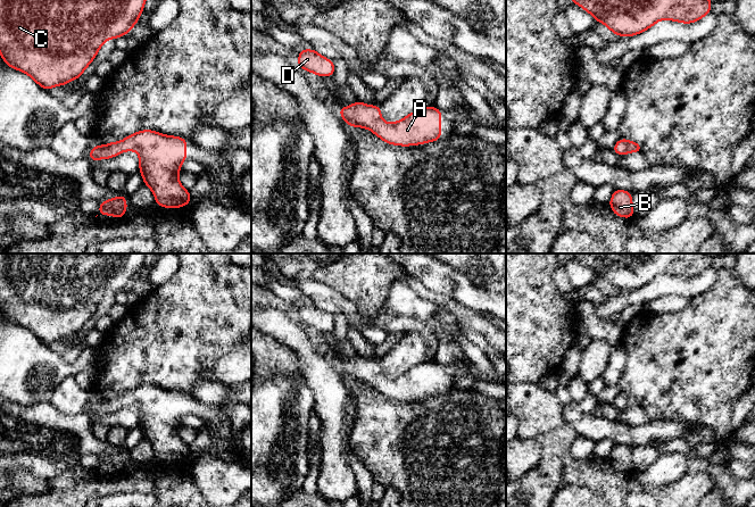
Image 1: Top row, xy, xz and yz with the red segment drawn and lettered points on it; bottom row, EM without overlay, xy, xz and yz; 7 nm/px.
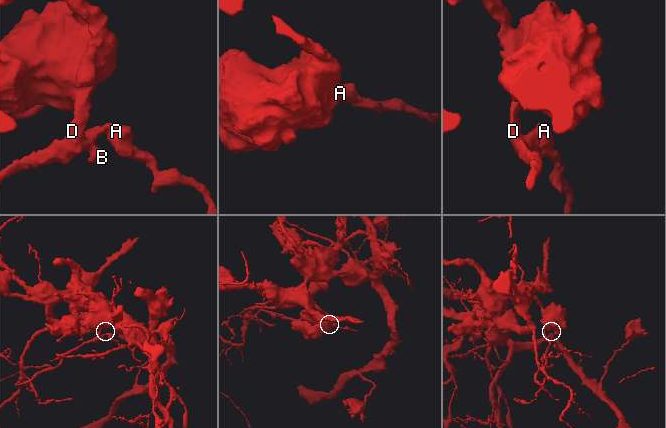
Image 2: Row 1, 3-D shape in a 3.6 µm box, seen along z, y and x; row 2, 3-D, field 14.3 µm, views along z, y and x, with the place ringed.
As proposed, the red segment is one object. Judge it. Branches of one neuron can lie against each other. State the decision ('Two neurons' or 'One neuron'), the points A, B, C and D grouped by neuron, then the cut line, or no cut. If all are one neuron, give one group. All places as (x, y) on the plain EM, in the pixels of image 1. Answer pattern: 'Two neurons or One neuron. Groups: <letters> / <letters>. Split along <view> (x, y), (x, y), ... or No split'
One neuron. Groups: A B C D. No split

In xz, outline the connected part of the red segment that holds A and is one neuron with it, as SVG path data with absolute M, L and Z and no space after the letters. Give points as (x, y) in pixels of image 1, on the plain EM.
M356 356L350 361L341 361L339 367L348 381L364 382L371 384L376 391L384 397L395 400L416 400L441 393L441 365L435 361L425 361L407 369L396 377L385 377L381 373L381 361L370 360Z

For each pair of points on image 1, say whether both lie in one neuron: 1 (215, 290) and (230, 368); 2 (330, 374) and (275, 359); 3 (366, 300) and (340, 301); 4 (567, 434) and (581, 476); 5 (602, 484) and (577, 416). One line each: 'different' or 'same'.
1: different
2: different
3: different
4: same
5: different

